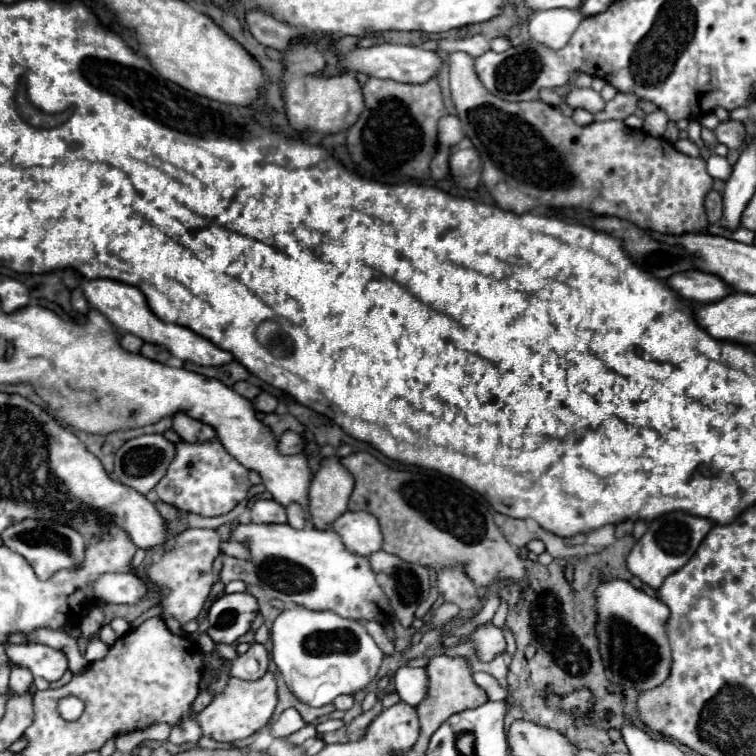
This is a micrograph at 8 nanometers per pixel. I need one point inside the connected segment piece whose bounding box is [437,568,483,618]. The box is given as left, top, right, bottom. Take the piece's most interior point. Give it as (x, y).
(452, 583)

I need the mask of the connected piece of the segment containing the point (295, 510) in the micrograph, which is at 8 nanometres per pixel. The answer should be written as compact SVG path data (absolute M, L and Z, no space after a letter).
M291 504L287 506L287 516L289 516L289 524L293 528L305 528L307 522L305 522L305 512L299 504Z

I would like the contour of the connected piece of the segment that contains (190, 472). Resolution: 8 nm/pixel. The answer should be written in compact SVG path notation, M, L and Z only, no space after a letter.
M217 438L205 442L179 440L175 442L175 458L171 460L165 476L153 488L153 494L161 502L181 512L199 516L221 516L233 510L241 500L245 500L249 488L249 470L229 452L225 452Z

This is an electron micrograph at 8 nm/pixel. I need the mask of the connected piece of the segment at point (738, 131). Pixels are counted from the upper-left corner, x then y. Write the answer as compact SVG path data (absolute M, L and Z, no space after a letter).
M727 120L727 122L721 122L715 130L713 130L715 138L719 144L725 144L729 149L738 149L746 142L746 132L741 122L735 122L735 120Z

